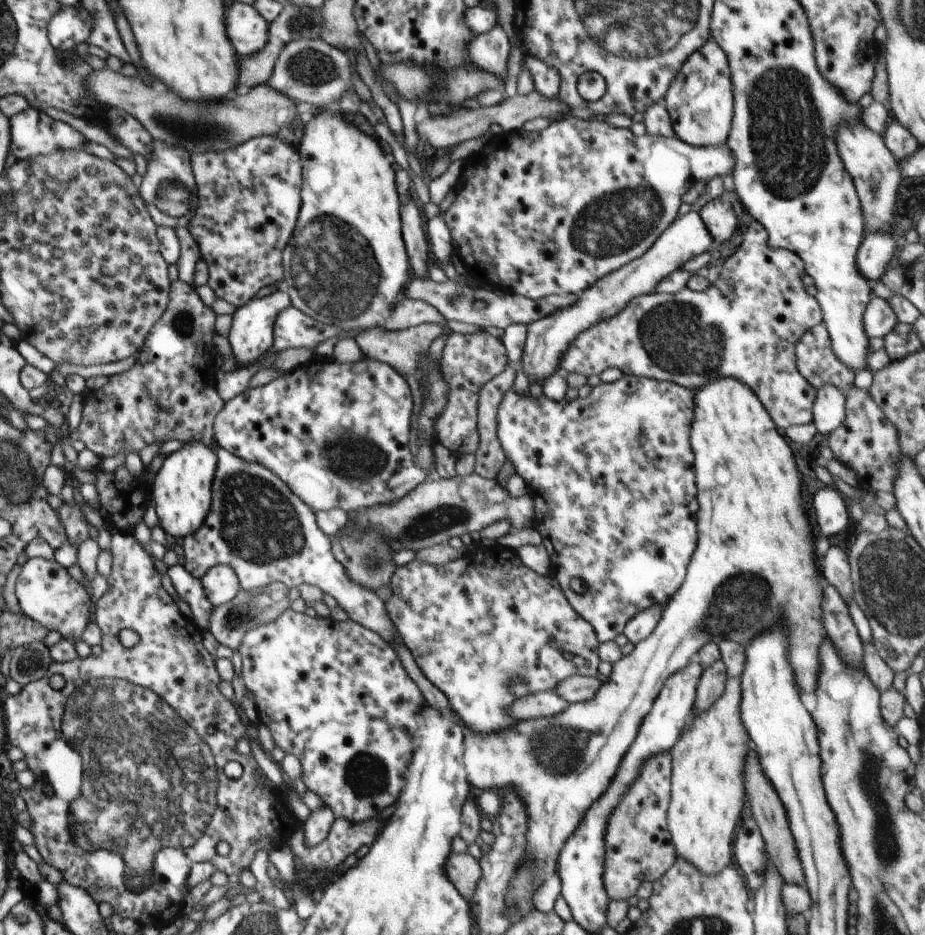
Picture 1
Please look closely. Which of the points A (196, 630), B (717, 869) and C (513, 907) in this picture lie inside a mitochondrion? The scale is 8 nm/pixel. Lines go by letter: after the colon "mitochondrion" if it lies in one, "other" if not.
A: other
B: other
C: mitochondrion

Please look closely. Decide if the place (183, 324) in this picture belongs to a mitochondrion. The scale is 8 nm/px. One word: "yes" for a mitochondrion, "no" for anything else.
yes

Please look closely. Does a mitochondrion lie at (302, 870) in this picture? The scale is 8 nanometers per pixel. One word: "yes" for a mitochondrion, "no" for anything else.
no

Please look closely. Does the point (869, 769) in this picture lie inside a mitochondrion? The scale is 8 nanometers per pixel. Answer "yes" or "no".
yes

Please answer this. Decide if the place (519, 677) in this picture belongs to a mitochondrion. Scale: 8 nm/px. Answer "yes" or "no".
yes

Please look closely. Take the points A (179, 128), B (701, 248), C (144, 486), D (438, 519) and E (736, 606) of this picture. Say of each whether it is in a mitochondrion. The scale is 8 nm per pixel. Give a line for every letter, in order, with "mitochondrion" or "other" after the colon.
A: mitochondrion
B: other
C: other
D: mitochondrion
E: mitochondrion

